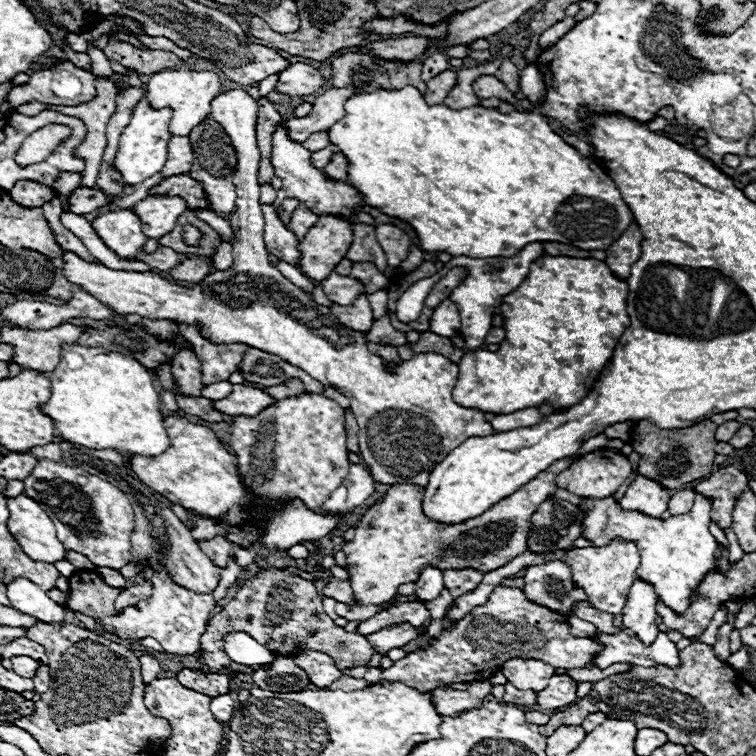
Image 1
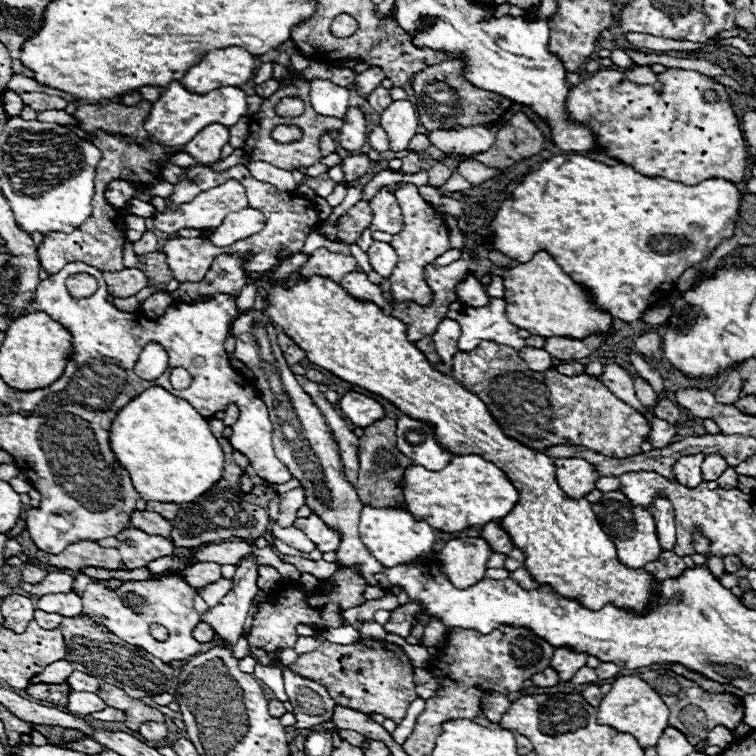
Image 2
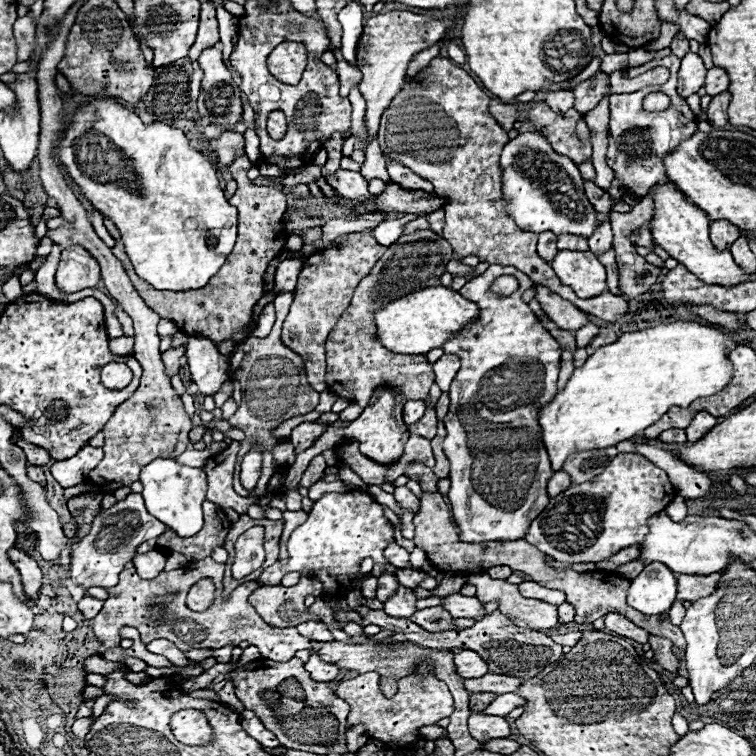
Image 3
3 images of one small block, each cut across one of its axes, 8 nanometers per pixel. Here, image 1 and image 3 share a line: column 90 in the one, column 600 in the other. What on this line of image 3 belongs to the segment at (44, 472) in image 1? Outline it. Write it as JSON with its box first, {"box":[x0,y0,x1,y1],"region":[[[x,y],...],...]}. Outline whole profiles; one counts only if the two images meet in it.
{"box":[524,452,674,564],"region":[[[622,452],[592,482],[584,482],[580,486],[570,486],[566,492],[558,494],[556,498],[550,498],[544,512],[532,522],[524,540],[534,544],[540,552],[544,552],[560,562],[570,562],[570,564],[602,562],[602,560],[618,554],[618,550],[640,544],[646,538],[646,532],[650,532],[648,520],[654,514],[662,512],[672,502],[672,496],[674,496],[674,488],[664,470],[660,470],[658,466],[654,466],[650,460],[646,460],[640,454]]]}

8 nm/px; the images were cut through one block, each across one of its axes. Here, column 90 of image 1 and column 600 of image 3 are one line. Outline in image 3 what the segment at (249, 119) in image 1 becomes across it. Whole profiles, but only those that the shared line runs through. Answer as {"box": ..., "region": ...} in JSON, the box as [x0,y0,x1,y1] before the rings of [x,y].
{"box":[552,250,606,298],"region":[[[560,250],[552,260],[552,268],[578,298],[594,298],[606,292],[606,268],[592,252]]]}

